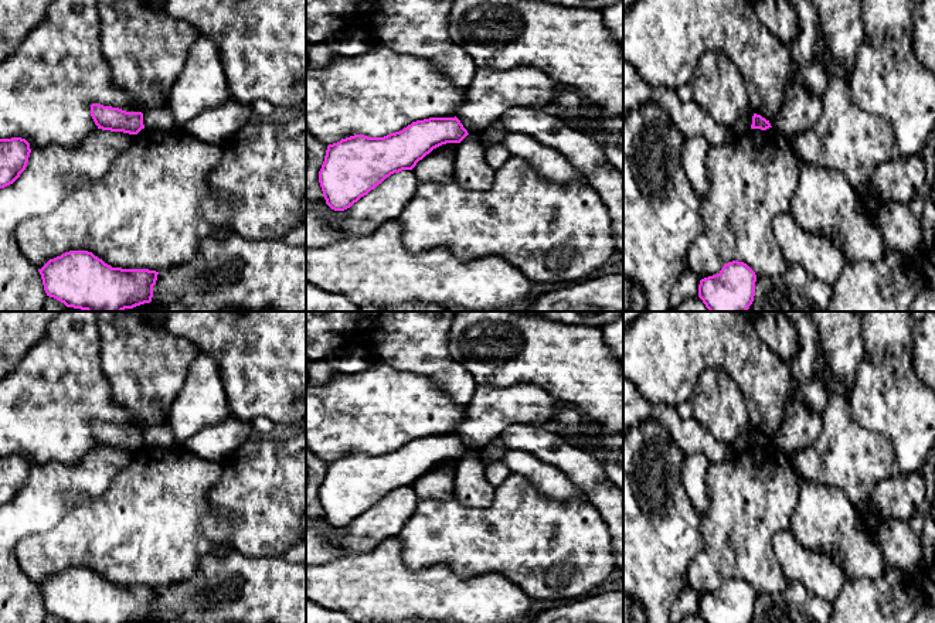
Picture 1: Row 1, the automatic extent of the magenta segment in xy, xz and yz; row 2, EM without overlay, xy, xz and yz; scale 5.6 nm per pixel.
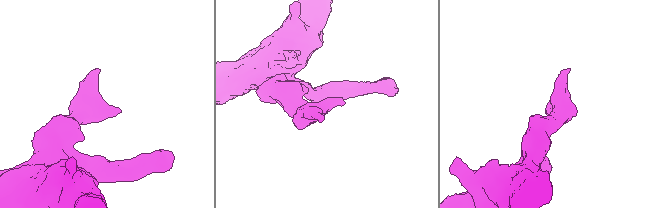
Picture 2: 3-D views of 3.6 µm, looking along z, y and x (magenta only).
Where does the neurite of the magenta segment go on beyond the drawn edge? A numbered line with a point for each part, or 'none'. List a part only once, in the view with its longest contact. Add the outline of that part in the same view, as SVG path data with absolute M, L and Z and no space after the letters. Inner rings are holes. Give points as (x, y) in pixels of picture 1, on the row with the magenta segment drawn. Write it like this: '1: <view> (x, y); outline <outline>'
none

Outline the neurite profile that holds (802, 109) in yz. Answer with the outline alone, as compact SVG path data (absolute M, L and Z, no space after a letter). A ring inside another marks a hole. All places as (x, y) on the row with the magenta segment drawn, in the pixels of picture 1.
M792 82L785 92L782 110L769 120L771 126L793 140L813 127L822 115L822 101L803 85Z

